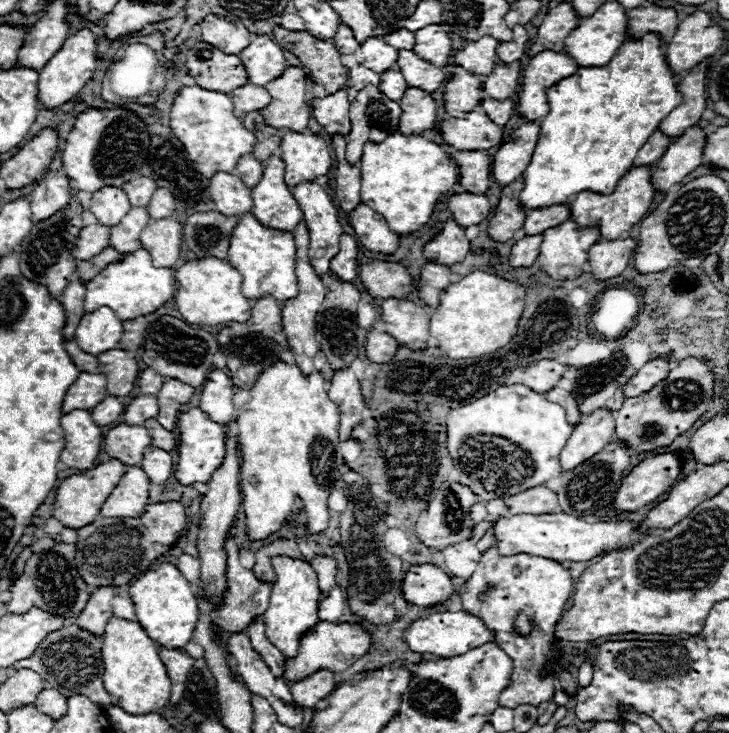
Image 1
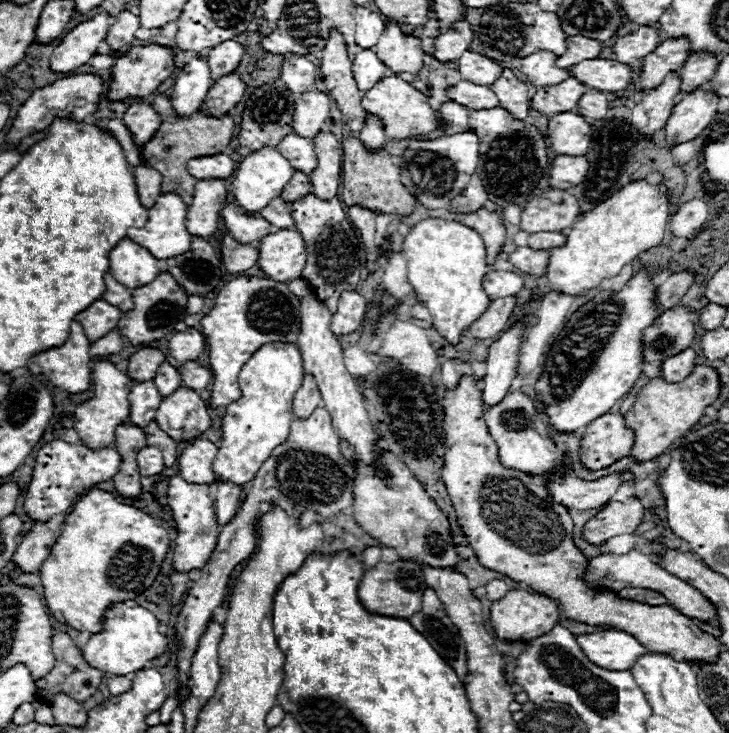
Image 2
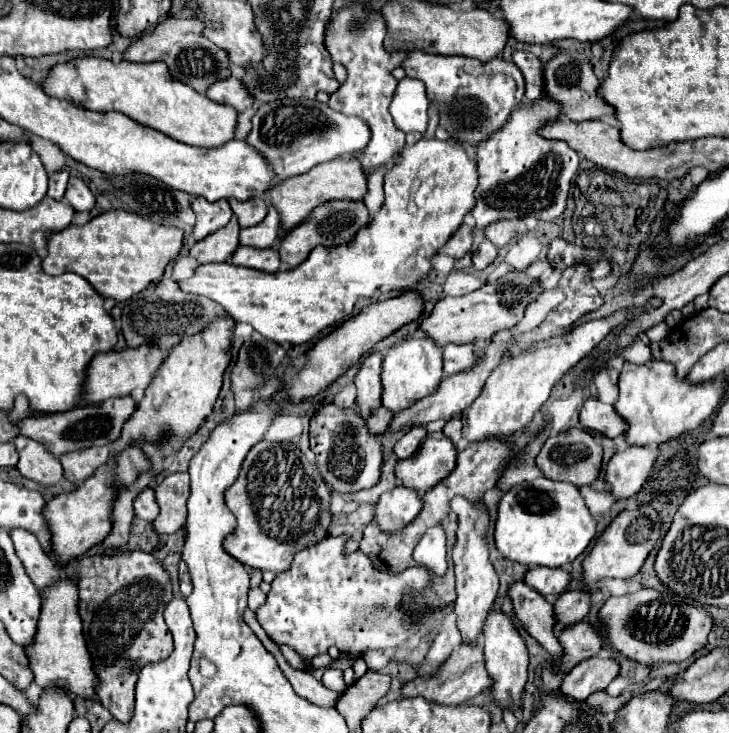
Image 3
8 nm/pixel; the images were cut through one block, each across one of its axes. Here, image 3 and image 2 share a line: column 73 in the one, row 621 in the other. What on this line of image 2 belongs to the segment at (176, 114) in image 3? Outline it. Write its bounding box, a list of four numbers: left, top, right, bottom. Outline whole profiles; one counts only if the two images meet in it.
[40,488,170,634]

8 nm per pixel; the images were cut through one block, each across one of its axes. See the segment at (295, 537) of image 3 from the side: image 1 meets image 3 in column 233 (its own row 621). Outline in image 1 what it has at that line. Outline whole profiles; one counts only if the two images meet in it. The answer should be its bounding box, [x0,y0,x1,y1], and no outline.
[460,544,572,708]

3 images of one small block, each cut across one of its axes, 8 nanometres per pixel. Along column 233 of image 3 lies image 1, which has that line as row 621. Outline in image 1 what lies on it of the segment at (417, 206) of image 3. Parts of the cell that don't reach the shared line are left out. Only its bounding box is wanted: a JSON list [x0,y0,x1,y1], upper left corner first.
[264,556,318,658]

